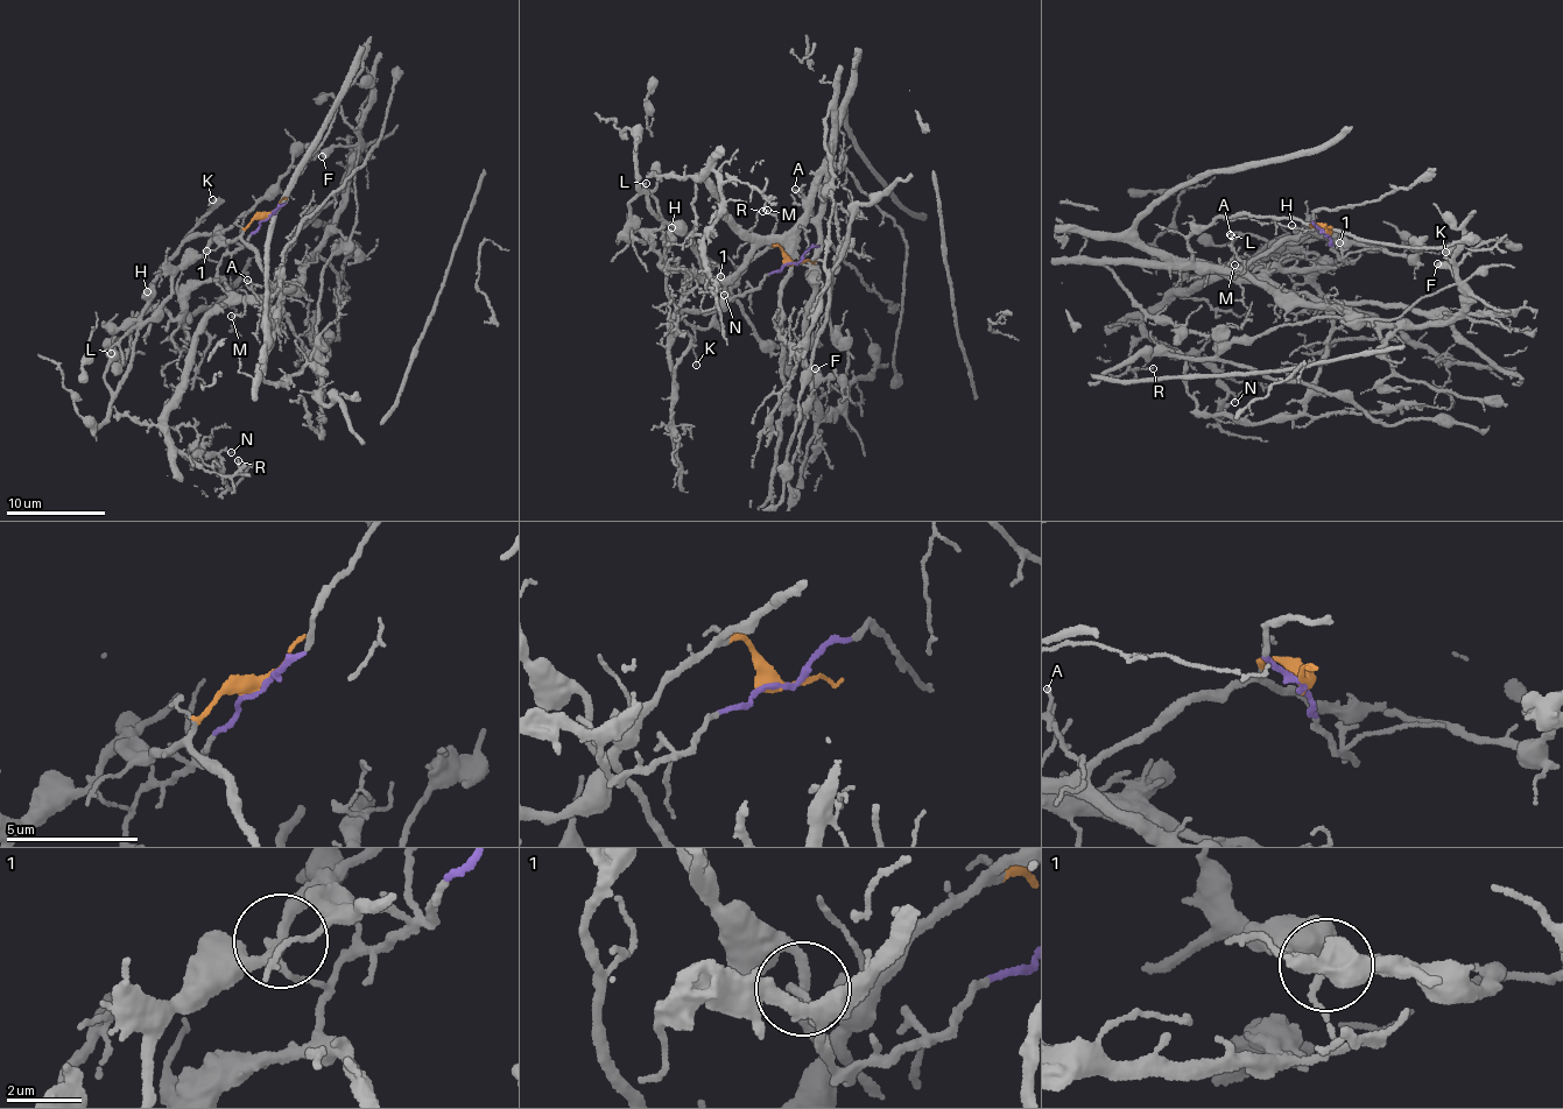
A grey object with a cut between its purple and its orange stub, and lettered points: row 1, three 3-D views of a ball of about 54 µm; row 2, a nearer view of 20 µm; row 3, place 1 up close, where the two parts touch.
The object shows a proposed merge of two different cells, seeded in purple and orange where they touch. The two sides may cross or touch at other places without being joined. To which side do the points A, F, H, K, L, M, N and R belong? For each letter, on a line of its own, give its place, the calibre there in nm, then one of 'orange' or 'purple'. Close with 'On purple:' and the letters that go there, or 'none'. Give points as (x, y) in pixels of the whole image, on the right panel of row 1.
A: (1231, 235) | 130 nm | orange
F: (1437, 263) | 480 nm | orange
H: (1292, 225) | 440 nm | orange
K: (1445, 252) | 100 nm | orange
L: (1230, 234) | 120 nm | orange
M: (1234, 265) | 110 nm | purple
N: (1234, 402) | 130 nm | purple
R: (1153, 368) | 130 nm | purple
On purple: M, N, R

